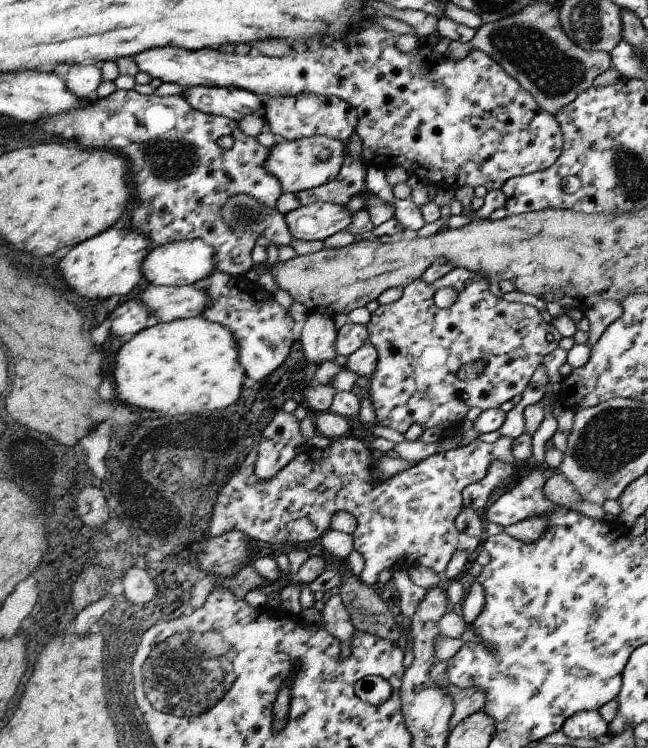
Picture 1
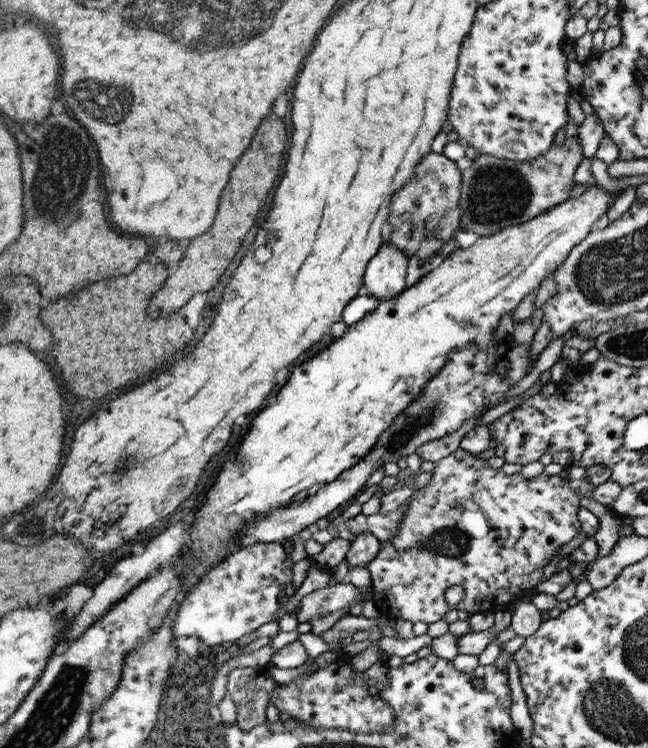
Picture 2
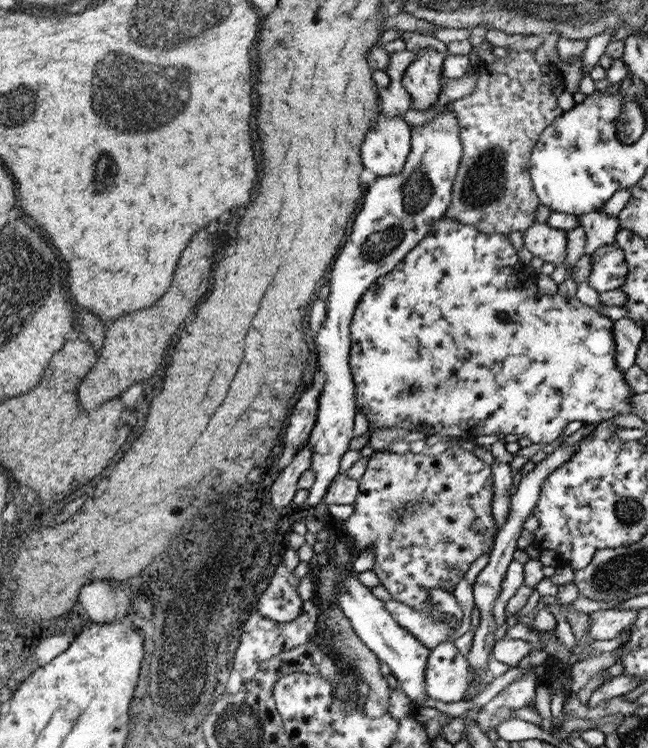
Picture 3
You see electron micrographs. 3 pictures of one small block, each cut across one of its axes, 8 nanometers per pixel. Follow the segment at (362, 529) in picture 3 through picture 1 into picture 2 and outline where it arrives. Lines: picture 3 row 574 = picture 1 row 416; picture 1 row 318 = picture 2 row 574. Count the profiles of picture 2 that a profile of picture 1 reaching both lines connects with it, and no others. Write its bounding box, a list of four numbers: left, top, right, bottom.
[366,448,581,624]

